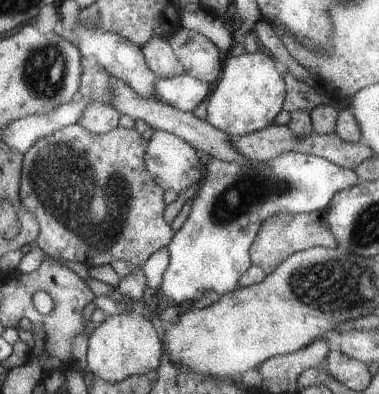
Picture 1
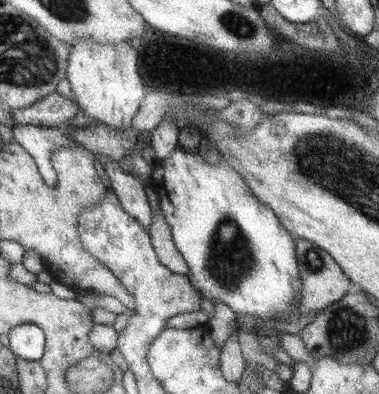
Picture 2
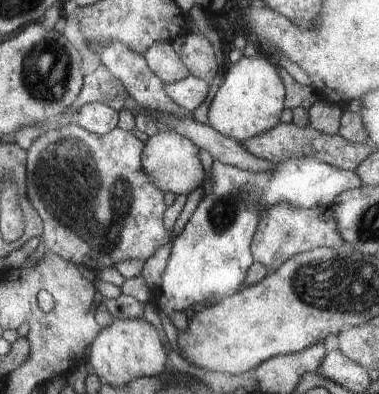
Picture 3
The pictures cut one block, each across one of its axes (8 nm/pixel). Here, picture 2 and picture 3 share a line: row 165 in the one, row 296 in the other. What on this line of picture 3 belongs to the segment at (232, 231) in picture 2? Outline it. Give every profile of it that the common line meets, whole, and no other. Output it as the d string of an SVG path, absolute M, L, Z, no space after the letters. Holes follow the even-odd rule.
M309 156L283 158L283 160L275 162L271 170L265 170L265 172L251 172L251 170L243 170L243 168L235 168L235 166L225 166L221 162L213 162L209 168L207 182L209 182L207 190L203 190L191 218L187 220L183 230L177 232L175 240L171 240L171 244L169 244L169 250L171 250L169 262L163 270L161 284L157 288L161 292L161 296L157 296L157 304L167 316L171 314L171 310L185 312L193 304L205 302L211 294L217 300L221 300L223 296L231 296L245 288L243 274L253 264L249 246L251 246L253 234L257 232L261 216L265 212L269 212L269 208L275 208L277 204L285 204L295 210L309 210L309 208L317 208L317 206L329 208L331 200L335 196L339 196L339 192L363 186L359 182L359 178L355 176L355 172L333 168L331 164L325 164L325 162L321 162L317 158L309 158Z

